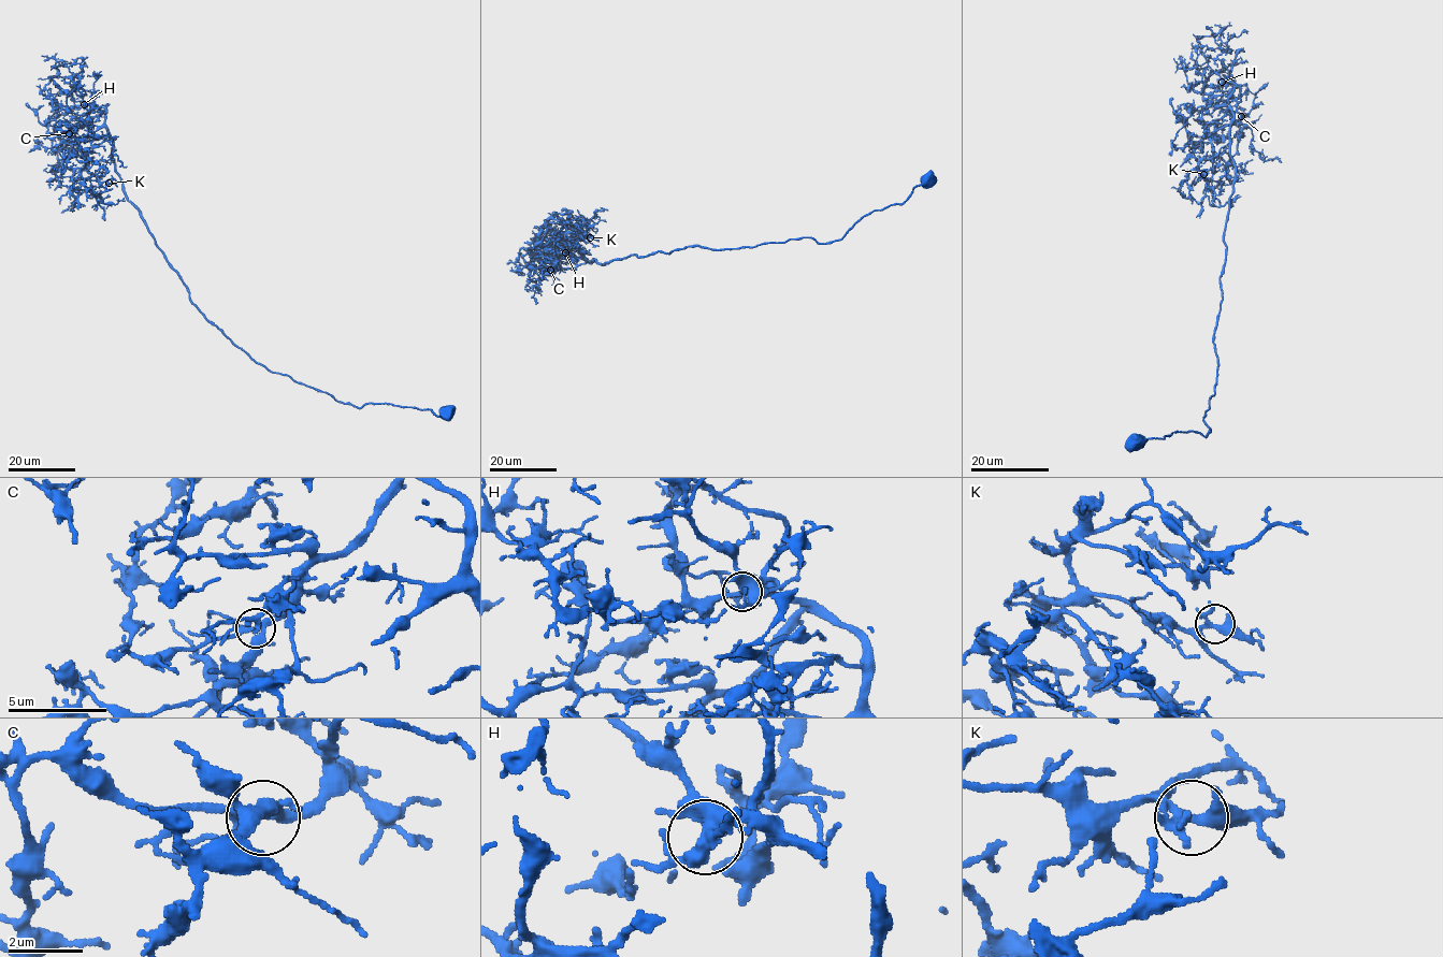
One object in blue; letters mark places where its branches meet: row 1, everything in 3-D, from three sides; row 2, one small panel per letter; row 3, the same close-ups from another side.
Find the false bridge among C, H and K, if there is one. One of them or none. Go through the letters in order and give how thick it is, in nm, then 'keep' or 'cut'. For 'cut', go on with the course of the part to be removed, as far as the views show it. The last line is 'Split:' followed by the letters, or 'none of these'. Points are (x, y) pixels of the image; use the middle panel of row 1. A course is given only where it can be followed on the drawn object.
C: 320 nm thick; keep
H: 420 nm thick; keep
K: 300 nm thick; keep
Split: none of these

